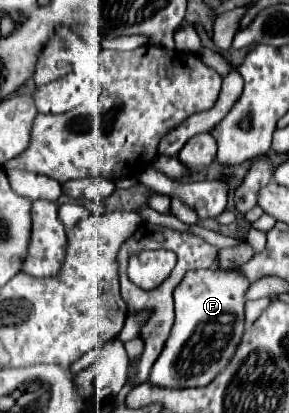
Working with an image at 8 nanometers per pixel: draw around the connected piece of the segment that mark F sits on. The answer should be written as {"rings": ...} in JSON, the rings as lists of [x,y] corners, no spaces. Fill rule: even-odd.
{"rings":[[[239,269],[187,271],[173,291],[177,319],[159,359],[155,361],[149,383],[153,387],[187,389],[209,385],[235,353],[245,325],[245,293],[251,281]]]}

